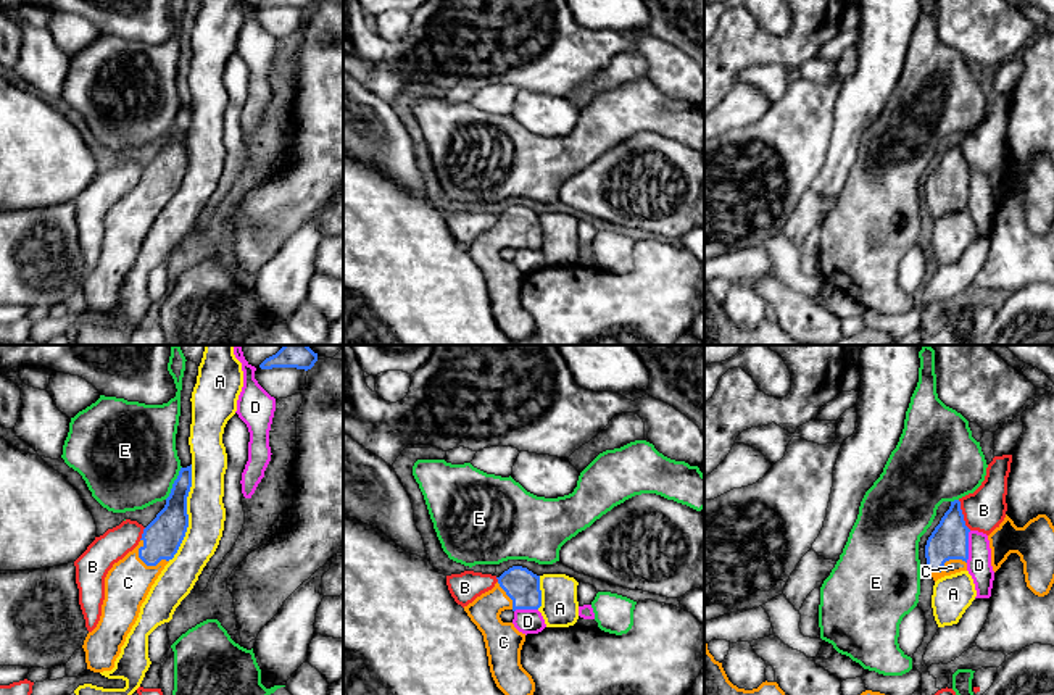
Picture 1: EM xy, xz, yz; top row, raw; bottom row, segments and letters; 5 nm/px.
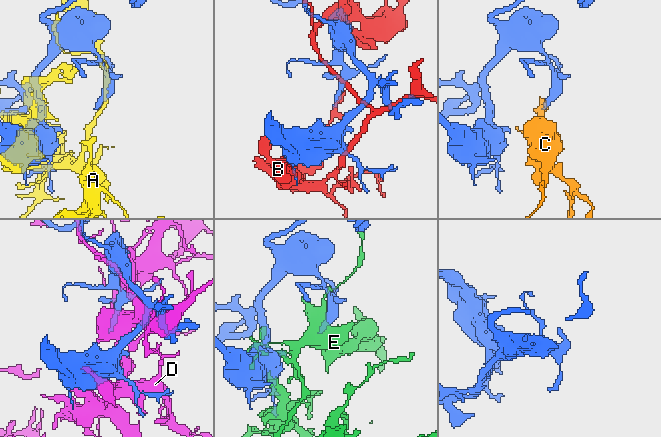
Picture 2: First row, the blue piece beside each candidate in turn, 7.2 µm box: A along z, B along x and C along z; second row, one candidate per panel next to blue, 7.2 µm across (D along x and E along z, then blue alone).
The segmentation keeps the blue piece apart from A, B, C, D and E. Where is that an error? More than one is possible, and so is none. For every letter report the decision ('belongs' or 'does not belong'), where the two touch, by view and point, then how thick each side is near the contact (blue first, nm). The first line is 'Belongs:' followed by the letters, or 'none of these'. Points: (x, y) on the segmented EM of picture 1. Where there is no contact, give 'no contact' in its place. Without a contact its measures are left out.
Belongs: C
A: does not belong; contact xy (186, 513); calibres 190 and 190 nm
B: does not belong; contact yz (962, 515); calibres 190 and 200 nm
C: belongs; contact xy (145, 563); calibres 190 and 220 nm
D: does not belong; contact yz (967, 547); calibres 190 and 130 nm
E: does not belong; contact xy (174, 482); calibres 180 and 480 nm

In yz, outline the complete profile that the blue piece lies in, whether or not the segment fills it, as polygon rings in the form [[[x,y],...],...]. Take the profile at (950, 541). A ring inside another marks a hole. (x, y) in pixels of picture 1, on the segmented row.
[[[951,501],[925,545],[927,566],[935,582],[944,576],[967,571],[969,532],[961,501]]]

